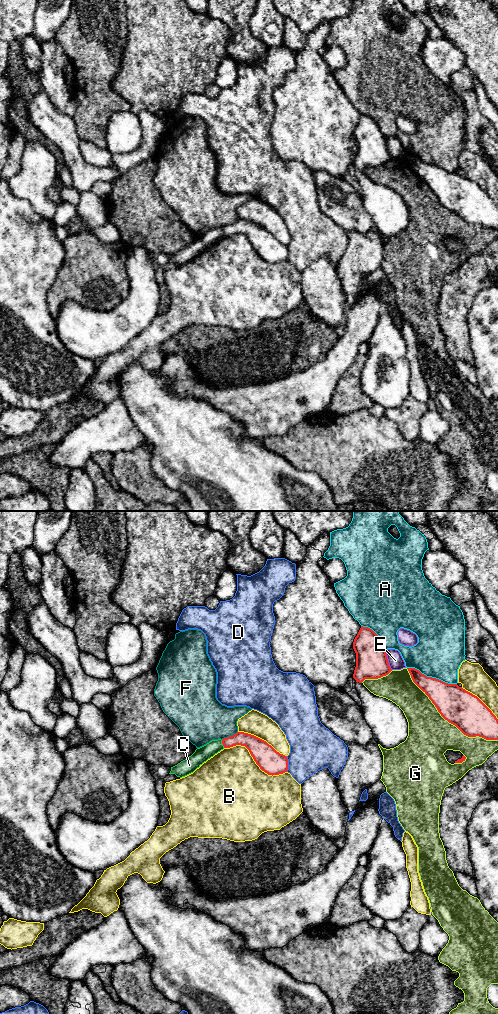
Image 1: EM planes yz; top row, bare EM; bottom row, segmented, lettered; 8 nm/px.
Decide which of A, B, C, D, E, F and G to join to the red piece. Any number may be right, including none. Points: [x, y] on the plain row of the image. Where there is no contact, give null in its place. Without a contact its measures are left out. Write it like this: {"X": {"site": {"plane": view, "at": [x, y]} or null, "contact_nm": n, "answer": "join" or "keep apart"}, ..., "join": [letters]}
{"A": {"site": {"plane": "yz", "at": [431, 165]}, "contact_nm": 420, "answer": "keep apart"}, "B": {"site": {"plane": "yz", "at": [254, 248]}, "contact_nm": 550, "answer": "keep apart"}, "C": {"site": {"plane": "yz", "at": [222, 231]}, "contact_nm": 70, "answer": "join"}, "D": {"site": {"plane": "yz", "at": [287, 252]}, "contact_nm": 130, "answer": "keep apart"}, "E": {"site": {"plane": "yz", "at": [387, 148]}, "contact_nm": 170, "answer": "keep apart"}, "F": {"site": {"plane": "yz", "at": [230, 224]}, "contact_nm": 150, "answer": "keep apart"}, "G": {"site": {"plane": "yz", "at": [446, 207]}, "contact_nm": 950, "answer": "keep apart"}, "join": ["C"]}

